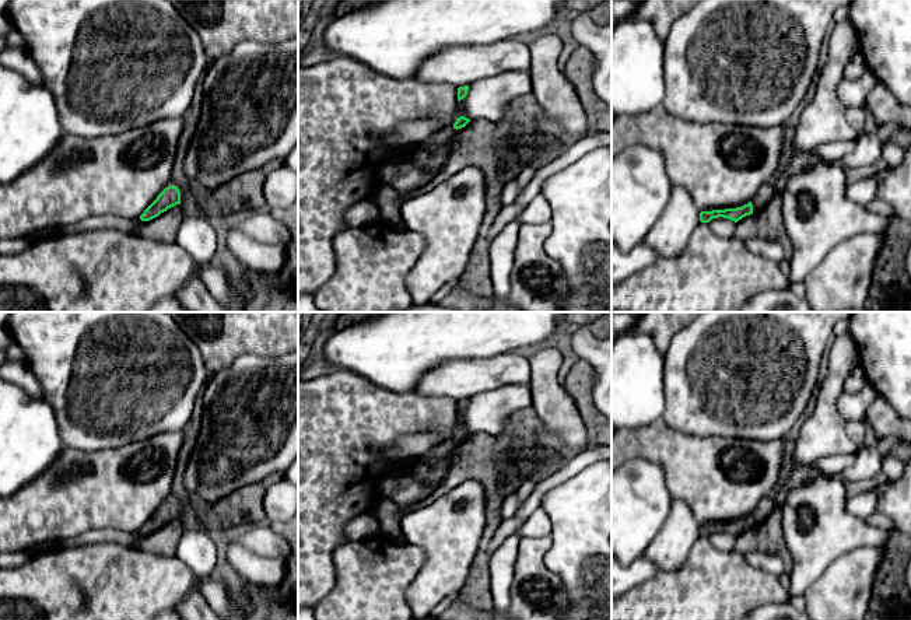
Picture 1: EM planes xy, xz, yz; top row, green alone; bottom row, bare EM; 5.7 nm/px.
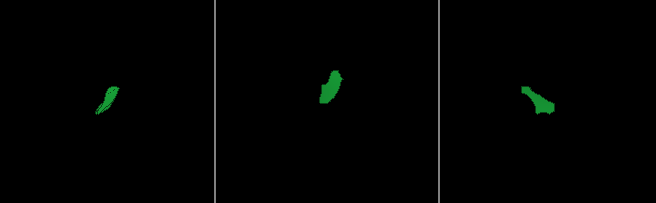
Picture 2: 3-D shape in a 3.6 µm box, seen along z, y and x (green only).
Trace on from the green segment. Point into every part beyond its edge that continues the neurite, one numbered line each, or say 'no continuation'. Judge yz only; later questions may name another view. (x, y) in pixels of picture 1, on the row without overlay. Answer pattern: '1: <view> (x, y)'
1: yz (767, 505)

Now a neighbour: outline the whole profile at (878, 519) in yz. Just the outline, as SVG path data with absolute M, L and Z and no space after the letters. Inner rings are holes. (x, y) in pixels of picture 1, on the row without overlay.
M875 512L869 515L868 518L865 518L865 521L872 526L876 526L884 530L893 530L897 528L896 523L890 518L887 518L886 515L880 512Z

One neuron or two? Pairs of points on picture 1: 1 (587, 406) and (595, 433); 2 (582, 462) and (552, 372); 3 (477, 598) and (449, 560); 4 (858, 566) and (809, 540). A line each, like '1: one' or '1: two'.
1: one
2: two
3: two
4: two

